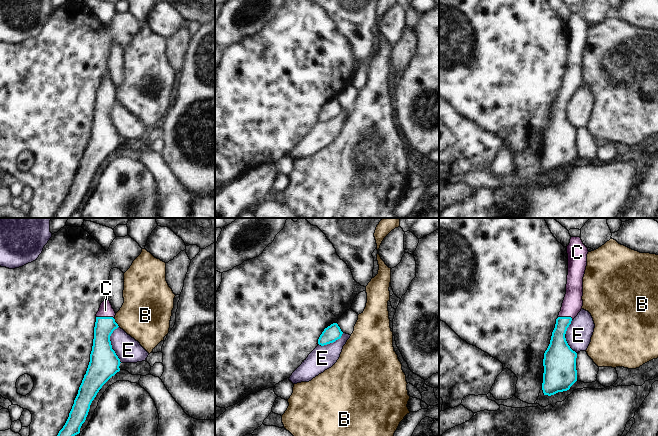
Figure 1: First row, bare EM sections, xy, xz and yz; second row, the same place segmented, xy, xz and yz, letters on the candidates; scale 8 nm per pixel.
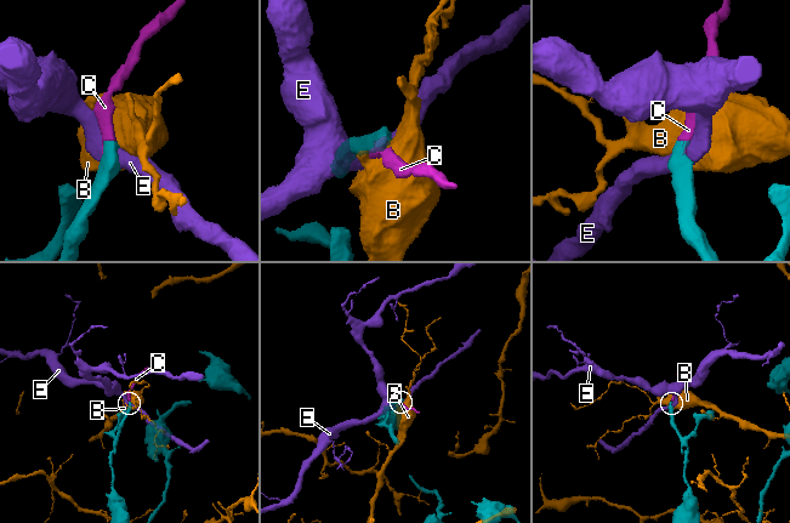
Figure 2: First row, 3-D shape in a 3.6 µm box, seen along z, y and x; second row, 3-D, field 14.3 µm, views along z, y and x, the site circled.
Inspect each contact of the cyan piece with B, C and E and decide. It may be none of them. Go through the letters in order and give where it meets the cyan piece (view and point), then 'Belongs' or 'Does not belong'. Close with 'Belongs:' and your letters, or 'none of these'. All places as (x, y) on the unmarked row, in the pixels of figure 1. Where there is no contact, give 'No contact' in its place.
B: Touches cyan at xy (116, 99). Does not belong
C: Touches cyan at xy (105, 93). Belongs
E: Touches cyan at xy (110, 120). Does not belong
Belongs: C.

